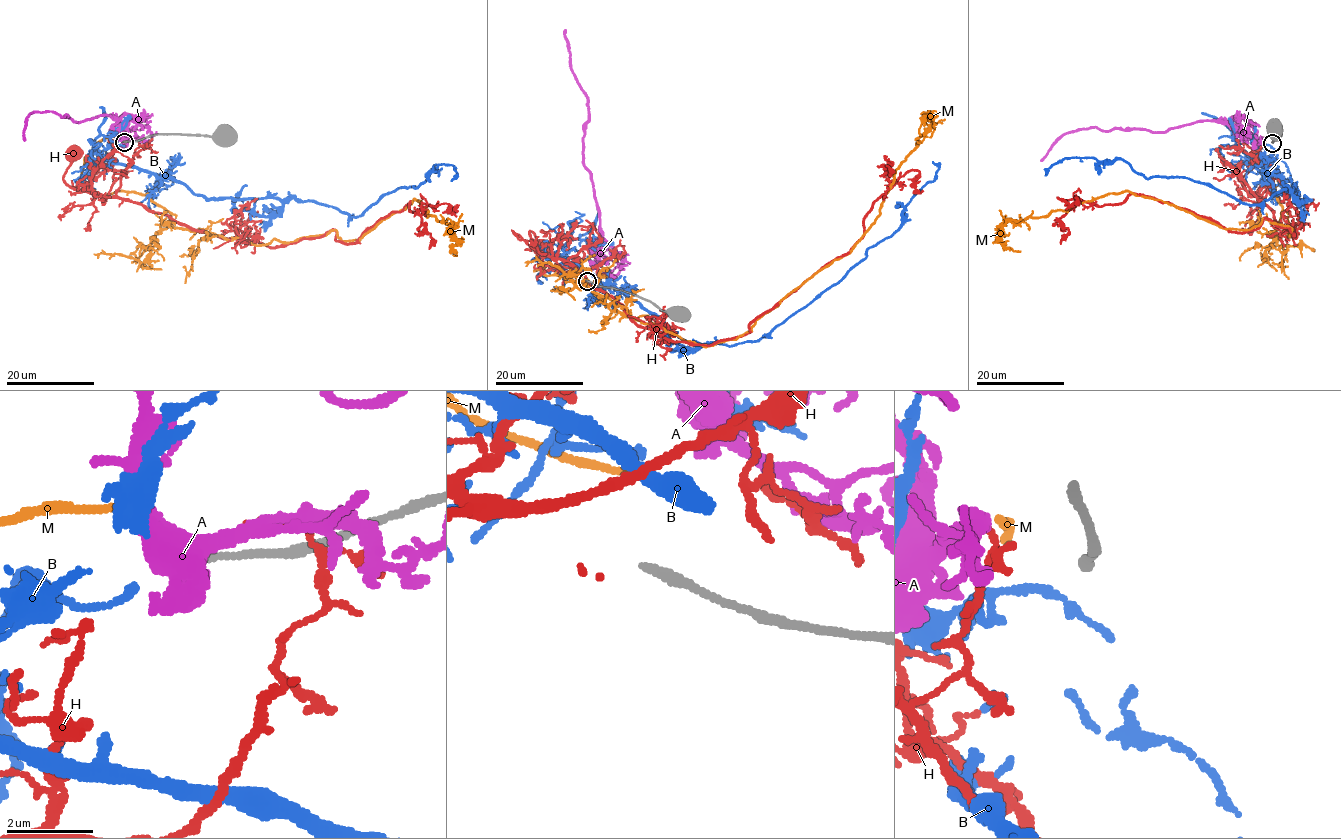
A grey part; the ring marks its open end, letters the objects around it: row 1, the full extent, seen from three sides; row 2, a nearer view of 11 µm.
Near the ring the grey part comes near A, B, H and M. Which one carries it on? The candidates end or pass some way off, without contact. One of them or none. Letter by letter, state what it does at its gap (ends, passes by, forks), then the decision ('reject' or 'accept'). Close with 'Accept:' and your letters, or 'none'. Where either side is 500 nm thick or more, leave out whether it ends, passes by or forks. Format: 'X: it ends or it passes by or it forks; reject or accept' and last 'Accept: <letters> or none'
A: it ends; reject
B: it ends; reject
H: it ends; reject
M: it ends; reject
Accept: none

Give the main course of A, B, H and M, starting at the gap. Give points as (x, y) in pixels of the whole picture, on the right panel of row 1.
A: (1260, 145), (1256, 131), (1233, 116), (1164, 131), (1095, 126), (1068, 131), (1041, 161)
B: (1262, 145), (1255, 159), (1273, 190), (1294, 189), (1260, 204), (1146, 178), (1122, 160), (1065, 157), (1044, 175)
H: (1262, 139), (1255, 159), (1271, 171), (1261, 195), (1249, 194), (1241, 183), (1259, 160), (1256, 157)
M: (1264, 138), (1289, 237), (1263, 218), (1224, 228), (1121, 191), (1010, 221), (999, 241), (1020, 251)

